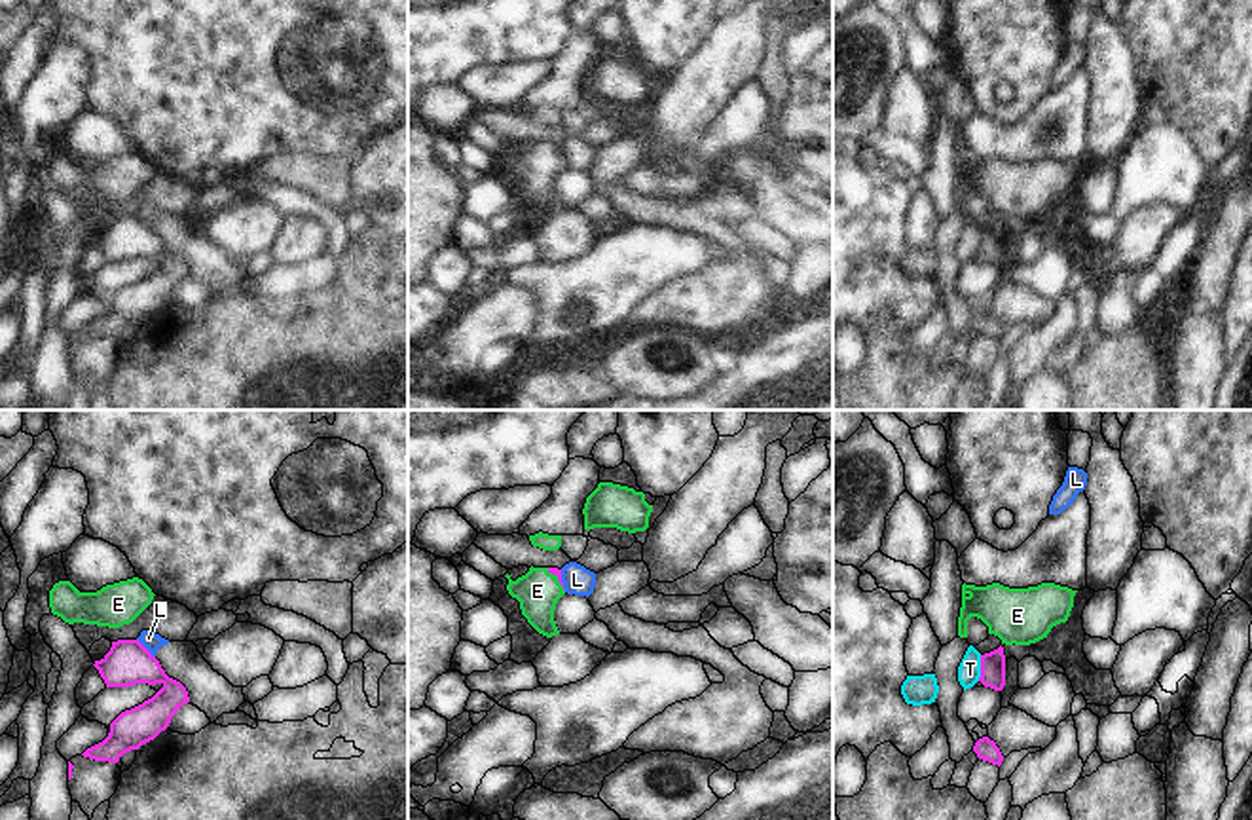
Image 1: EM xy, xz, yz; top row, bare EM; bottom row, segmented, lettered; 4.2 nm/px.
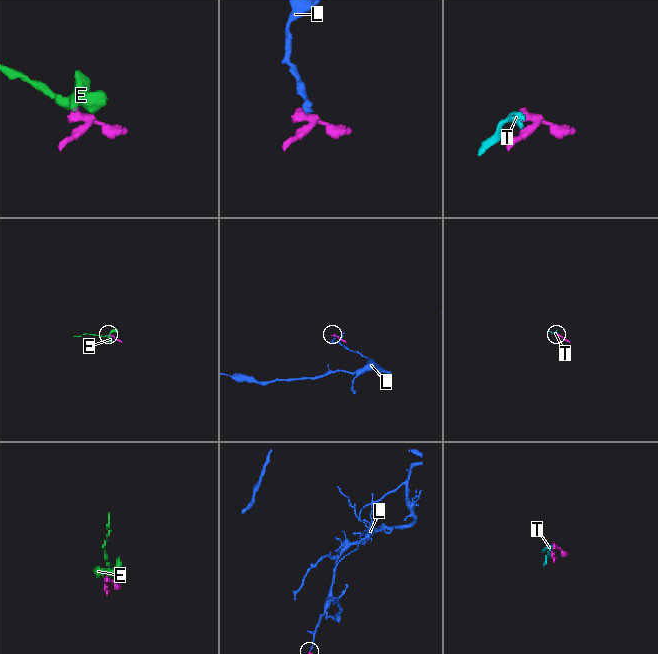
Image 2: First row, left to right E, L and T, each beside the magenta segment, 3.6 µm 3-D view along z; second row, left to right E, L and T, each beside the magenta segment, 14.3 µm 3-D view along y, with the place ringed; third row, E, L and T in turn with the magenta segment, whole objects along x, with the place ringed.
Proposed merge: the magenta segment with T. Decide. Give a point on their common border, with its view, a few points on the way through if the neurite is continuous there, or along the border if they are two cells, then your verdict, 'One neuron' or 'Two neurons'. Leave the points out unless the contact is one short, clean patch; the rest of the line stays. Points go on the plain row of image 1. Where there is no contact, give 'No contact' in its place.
Touches magenta at yz (981, 243). Boundary: yz (981, 230), (981, 251), (977, 255). Two neurons

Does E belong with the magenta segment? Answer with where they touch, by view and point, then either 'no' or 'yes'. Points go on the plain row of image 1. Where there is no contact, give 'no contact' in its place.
xz (558, 154) | yes

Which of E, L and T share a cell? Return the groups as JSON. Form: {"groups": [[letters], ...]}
{"groups": [["E"], ["L", "T"]]}

